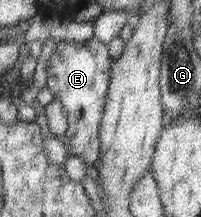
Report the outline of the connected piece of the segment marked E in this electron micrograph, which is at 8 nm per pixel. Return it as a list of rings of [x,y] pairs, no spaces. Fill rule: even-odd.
[[[91,38],[86,42],[59,43],[47,61],[47,87],[53,99],[60,101],[68,113],[68,130],[63,140],[70,155],[96,164],[101,155],[100,129],[110,91],[111,57],[107,43]]]

